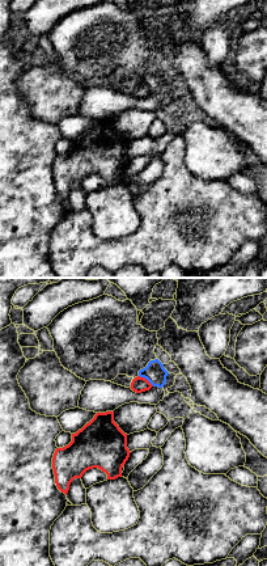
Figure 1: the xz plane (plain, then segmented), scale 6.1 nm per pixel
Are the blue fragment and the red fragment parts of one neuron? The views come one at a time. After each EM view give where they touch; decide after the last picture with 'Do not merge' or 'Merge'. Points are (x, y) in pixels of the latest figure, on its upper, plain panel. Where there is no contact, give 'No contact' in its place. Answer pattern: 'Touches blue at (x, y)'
Touches blue at (147, 85)

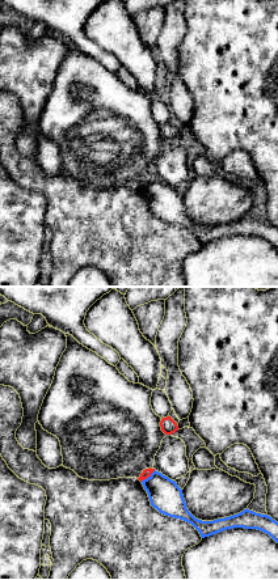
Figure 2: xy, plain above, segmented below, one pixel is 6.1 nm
Touches blue at (148, 183)

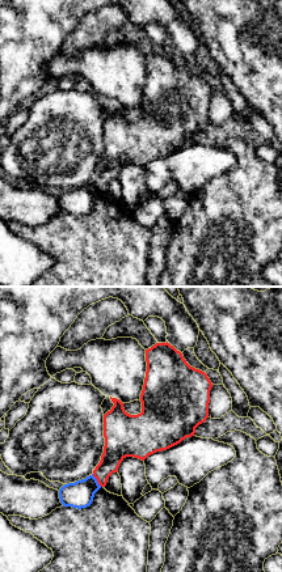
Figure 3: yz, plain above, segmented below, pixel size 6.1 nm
Touches blue at (96, 187)

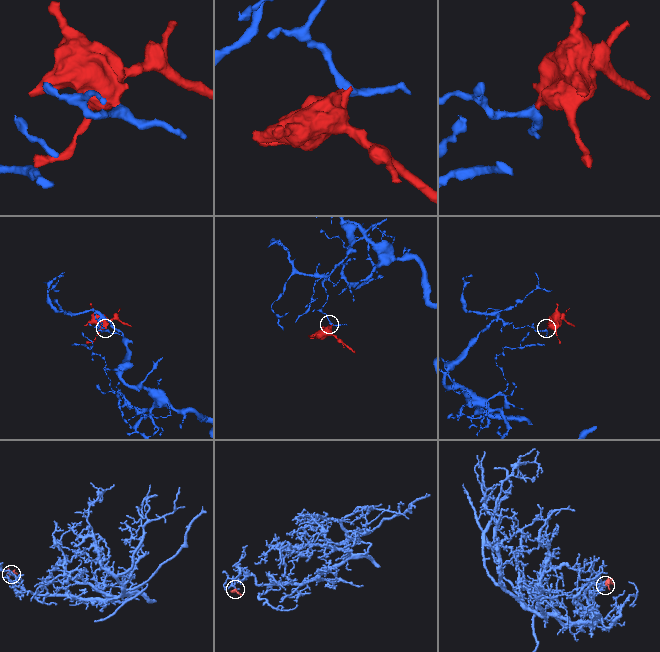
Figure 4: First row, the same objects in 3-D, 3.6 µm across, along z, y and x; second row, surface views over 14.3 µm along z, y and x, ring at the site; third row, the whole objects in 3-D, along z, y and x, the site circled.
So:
Do not merge

